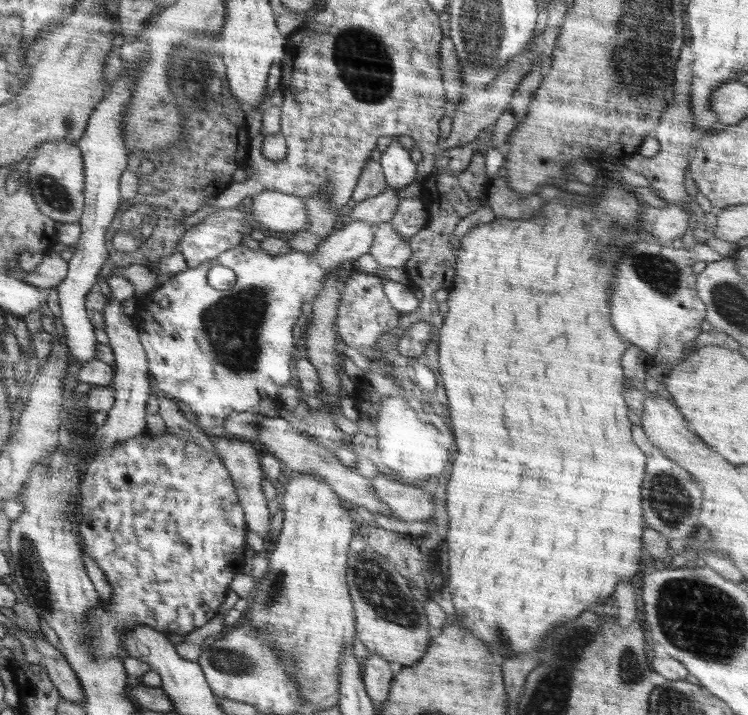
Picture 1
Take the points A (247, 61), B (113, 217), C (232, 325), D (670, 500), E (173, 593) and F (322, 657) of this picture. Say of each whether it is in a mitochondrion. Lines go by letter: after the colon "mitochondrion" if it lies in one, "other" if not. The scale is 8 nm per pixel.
A: other
B: other
C: mitochondrion
D: mitochondrion
E: other
F: other

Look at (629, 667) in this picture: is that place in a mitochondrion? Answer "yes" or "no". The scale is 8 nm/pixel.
yes

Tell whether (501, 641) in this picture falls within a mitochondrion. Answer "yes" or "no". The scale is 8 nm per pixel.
yes

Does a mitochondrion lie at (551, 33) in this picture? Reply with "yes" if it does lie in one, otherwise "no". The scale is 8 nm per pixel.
no

